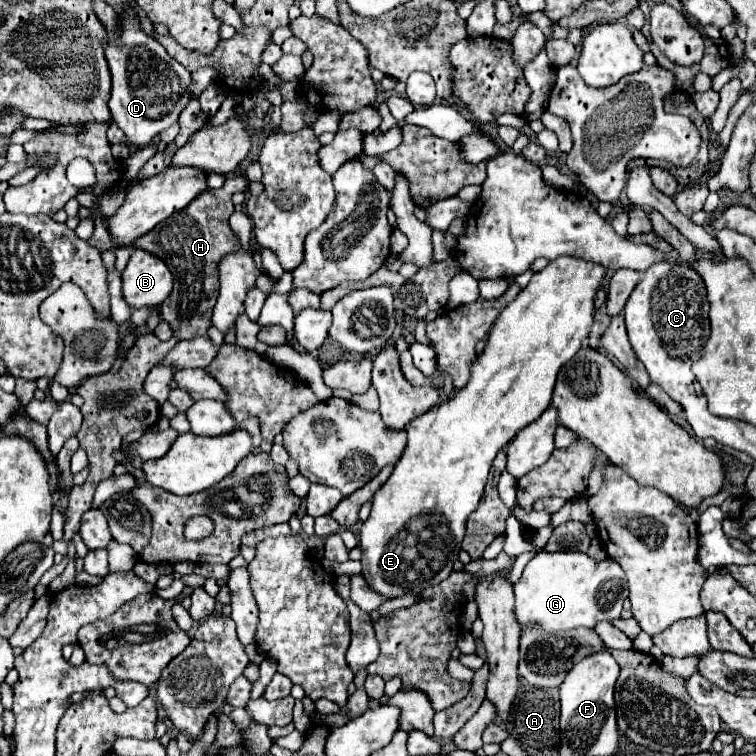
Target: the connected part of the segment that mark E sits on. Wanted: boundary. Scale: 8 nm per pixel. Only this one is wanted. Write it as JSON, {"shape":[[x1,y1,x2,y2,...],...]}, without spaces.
{"shape":[[560,257,548,263,546,269,534,273,528,287,522,289,494,321,484,351,472,361,466,387,406,425,406,449,390,479,376,491,372,513,368,521,364,521,360,533,364,579,374,591,390,599,402,597,406,591,414,589,416,593,422,593,426,587,440,583,452,573,452,565,464,539,466,519,480,503,496,453,504,449,518,431,536,421,550,405,558,371,578,353,582,341,590,333,594,293,604,279,604,267,576,257]]}

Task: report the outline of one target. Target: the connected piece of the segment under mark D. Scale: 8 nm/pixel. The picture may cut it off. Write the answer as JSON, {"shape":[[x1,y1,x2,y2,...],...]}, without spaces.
{"shape":[[124,5,120,19,120,35,108,37,102,47,112,75,112,97,108,101,114,123,126,133,128,143,146,147,158,137,164,129,178,121,178,115,190,101,190,81,192,75,180,65,166,49,152,37,146,35,140,27,138,13]]}

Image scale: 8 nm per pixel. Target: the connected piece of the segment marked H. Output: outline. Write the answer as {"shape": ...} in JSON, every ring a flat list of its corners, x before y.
{"shape":[[210,191,210,199,202,201,204,197,200,197,200,219,188,219,188,225,156,225,152,231,130,243,130,247,144,249,170,267,174,275,174,289,160,309,162,319,168,321,174,335,180,335,182,339,204,335,212,325,212,309,220,289,218,263,224,255,240,249,236,235,228,227,228,217,234,213,234,193,238,191]]}

